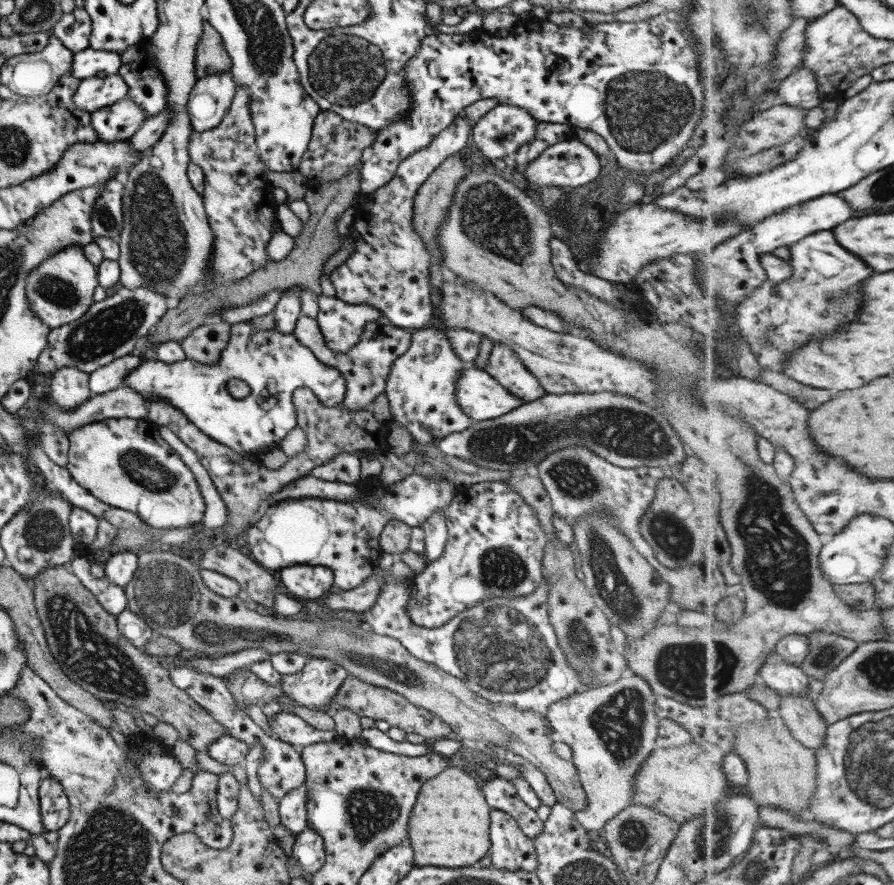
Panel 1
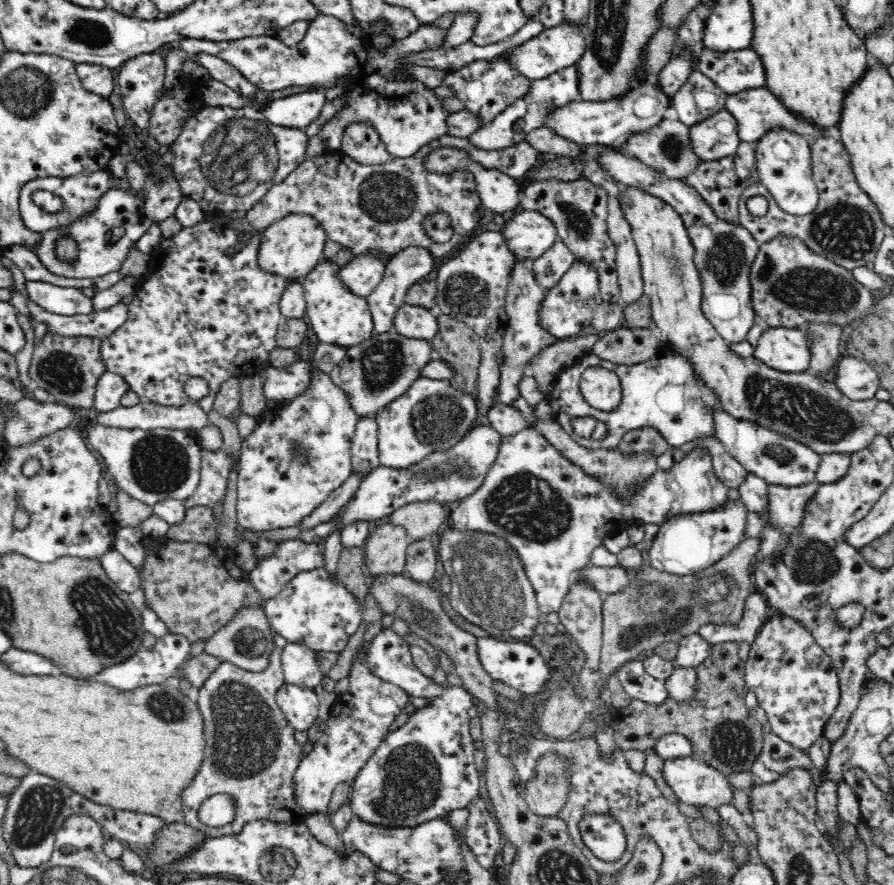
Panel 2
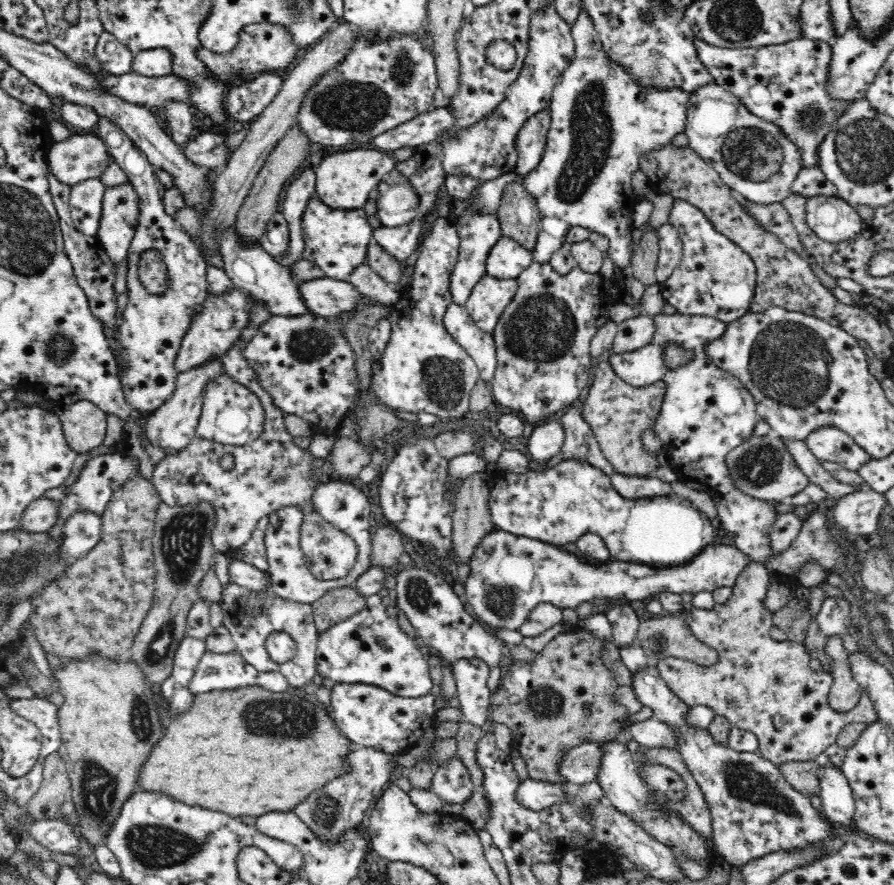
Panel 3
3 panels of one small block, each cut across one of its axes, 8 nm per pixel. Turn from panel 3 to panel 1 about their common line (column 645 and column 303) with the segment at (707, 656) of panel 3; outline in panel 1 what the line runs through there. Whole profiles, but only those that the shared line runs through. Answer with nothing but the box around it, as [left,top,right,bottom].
[122,550,588,812]

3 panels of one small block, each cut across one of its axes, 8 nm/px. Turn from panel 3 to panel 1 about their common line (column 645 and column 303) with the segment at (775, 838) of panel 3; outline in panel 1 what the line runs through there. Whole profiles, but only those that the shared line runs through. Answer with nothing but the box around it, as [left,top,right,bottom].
[247,658,348,710]

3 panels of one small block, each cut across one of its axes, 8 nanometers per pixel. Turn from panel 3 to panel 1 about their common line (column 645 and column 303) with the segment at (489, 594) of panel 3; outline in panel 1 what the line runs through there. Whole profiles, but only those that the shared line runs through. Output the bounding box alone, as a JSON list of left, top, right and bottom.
[279,563,333,600]

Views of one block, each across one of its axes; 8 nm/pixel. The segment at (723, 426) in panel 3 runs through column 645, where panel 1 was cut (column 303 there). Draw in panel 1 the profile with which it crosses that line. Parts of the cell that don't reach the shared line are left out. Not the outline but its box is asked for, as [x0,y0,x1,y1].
[122,322,345,454]

